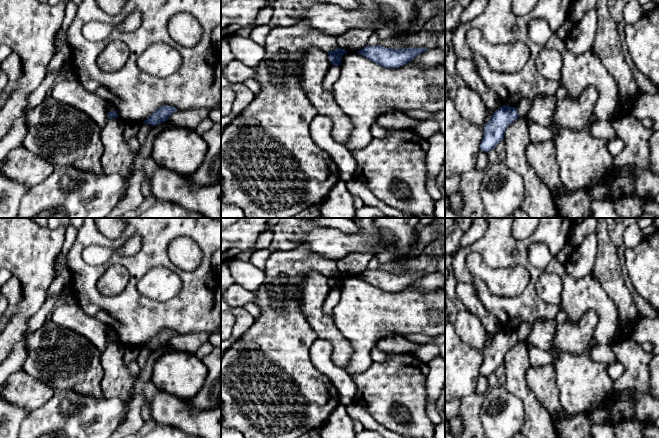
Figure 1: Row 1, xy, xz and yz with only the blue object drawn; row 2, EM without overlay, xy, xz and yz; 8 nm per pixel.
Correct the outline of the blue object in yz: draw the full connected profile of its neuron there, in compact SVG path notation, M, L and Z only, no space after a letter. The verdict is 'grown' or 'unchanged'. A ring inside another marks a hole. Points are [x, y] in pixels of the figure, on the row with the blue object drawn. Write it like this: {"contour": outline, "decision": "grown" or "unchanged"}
{"contour": "M503 105L496 110L484 127L480 149L484 152L494 149L504 139L507 127L517 118L519 115L516 107Z", "decision": "unchanged"}

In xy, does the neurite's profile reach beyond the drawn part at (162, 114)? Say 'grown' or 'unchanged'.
unchanged

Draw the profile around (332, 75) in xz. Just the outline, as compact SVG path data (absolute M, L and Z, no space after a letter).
M331 65L322 83L323 88L327 92L333 94L333 86L335 82L338 80L340 73L340 66Z

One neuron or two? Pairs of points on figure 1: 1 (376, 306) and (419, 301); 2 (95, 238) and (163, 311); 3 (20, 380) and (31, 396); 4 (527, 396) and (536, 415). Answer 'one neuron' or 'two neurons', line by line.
1: one neuron
2: one neuron
3: one neuron
4: one neuron

